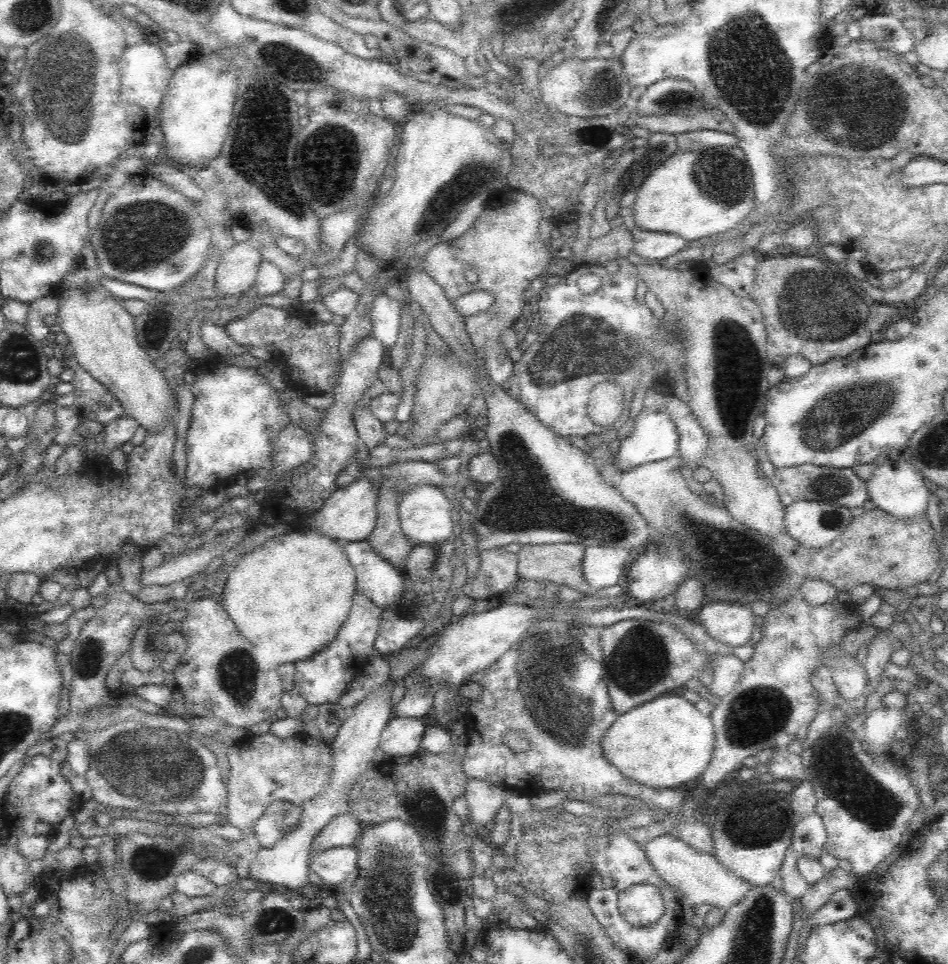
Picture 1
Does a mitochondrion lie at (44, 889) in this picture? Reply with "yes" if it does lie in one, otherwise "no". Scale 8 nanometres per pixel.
no

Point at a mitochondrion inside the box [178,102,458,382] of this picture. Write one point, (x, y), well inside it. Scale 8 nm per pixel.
(331, 150)

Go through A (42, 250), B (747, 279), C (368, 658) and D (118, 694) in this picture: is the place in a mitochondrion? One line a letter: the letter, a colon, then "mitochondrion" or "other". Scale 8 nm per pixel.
A: mitochondrion
B: other
C: other
D: other

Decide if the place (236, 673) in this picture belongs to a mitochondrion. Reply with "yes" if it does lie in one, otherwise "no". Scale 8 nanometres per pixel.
yes

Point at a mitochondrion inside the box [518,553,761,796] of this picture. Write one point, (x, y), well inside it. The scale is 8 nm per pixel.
(638, 662)

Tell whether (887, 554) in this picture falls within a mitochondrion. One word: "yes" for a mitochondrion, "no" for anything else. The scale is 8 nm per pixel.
no

